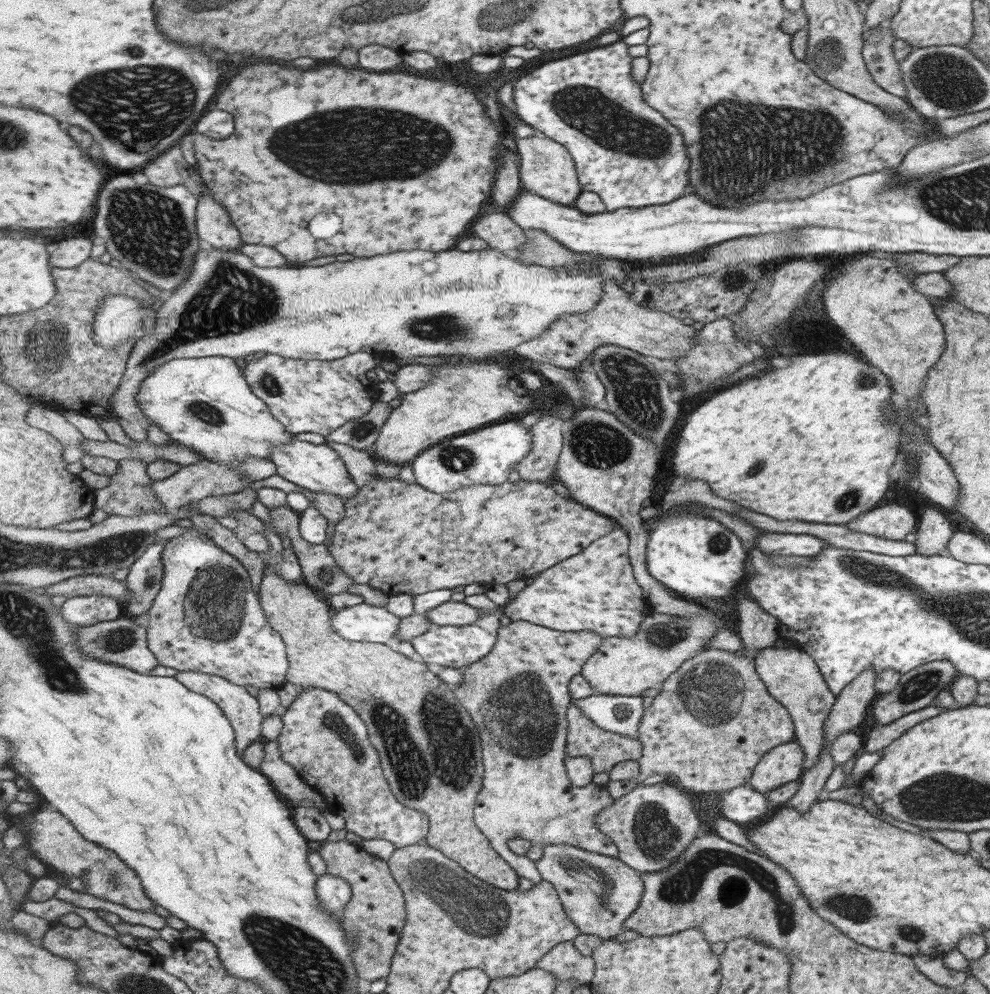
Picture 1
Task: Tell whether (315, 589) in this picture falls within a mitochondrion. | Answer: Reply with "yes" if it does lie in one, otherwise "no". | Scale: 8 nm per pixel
no

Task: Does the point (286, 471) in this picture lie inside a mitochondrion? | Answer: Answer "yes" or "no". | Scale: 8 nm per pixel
no

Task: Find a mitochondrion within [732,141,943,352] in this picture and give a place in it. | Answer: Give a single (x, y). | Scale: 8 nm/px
(772, 312)

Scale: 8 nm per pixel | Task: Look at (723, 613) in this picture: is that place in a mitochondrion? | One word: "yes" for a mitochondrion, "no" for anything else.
no

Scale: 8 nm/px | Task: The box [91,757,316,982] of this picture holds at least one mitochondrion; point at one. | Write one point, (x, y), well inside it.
(114, 879)

